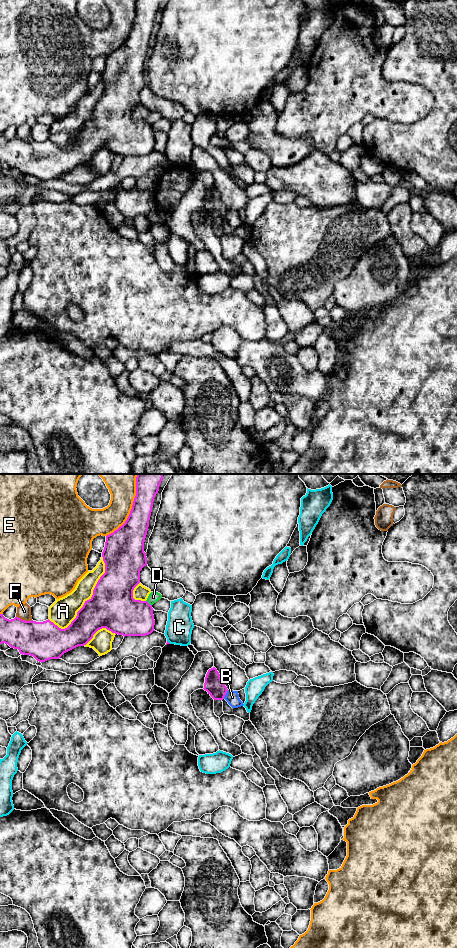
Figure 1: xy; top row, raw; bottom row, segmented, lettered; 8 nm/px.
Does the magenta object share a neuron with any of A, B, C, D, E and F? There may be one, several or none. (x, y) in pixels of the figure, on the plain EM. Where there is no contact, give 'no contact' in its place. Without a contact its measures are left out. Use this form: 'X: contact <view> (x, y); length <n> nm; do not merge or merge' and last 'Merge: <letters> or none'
A: contact xy (92, 115); length 700 nm; do not merge
B: contact xy (225, 214); length 80 nm; do not merge
C: contact xy (168, 162); length 40 nm; do not merge
D: contact xy (148, 123); length 60 nm; do not merge
E: contact xy (131, 30); length 500 nm; do not merge
F: contact xy (24, 140); length 130 nm; do not merge
Merge: none

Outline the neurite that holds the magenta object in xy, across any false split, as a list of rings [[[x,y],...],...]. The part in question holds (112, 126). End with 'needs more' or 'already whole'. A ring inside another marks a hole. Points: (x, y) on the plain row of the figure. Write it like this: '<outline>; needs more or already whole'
[[[136,0],[136,16],[127,40],[117,50],[106,56],[105,67],[102,72],[105,93],[98,100],[92,117],[85,121],[71,144],[67,148],[61,149],[49,139],[43,142],[25,141],[18,137],[9,140],[3,134],[0,134],[0,164],[8,164],[11,168],[18,169],[20,174],[33,176],[37,181],[42,183],[50,179],[59,179],[64,173],[78,166],[86,165],[93,158],[93,155],[102,148],[106,148],[112,153],[123,155],[124,157],[146,156],[155,151],[152,125],[147,121],[135,120],[133,118],[133,110],[140,103],[140,91],[147,85],[144,62],[149,47],[154,18],[159,11],[161,1]]]; already whole

